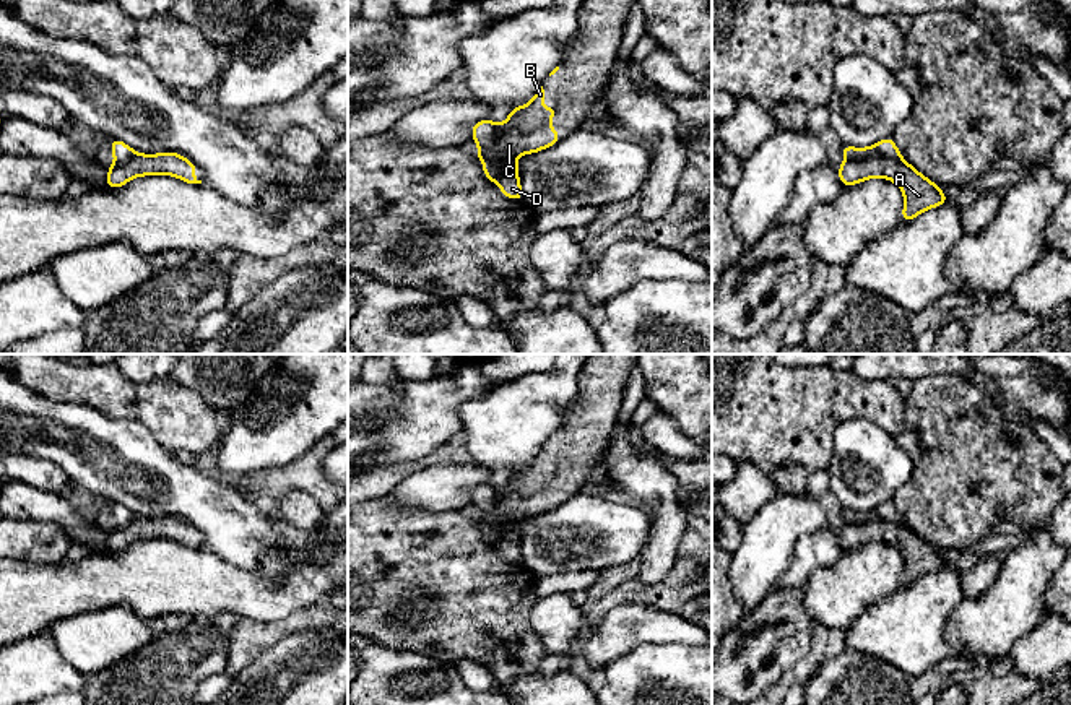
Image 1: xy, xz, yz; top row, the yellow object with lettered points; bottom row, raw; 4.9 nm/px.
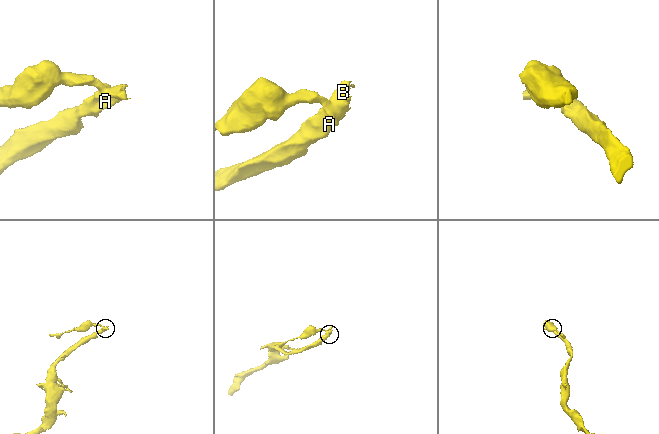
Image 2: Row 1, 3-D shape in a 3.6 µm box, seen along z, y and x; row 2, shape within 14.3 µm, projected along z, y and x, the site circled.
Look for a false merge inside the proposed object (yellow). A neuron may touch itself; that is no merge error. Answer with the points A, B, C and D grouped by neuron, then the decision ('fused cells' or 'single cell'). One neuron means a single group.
A B C / D; fused cells

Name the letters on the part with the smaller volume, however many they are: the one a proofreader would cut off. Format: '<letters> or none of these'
D

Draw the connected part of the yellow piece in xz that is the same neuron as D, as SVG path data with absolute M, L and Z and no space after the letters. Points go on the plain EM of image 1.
M502 531L496 541L496 547L499 549L504 560L512 564L523 562L518 534L515 534L514 531Z

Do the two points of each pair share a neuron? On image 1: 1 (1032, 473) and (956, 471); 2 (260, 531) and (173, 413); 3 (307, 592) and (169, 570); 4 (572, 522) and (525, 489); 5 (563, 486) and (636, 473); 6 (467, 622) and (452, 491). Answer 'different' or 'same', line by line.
1: same
2: different
3: same
4: different
5: different
6: different

